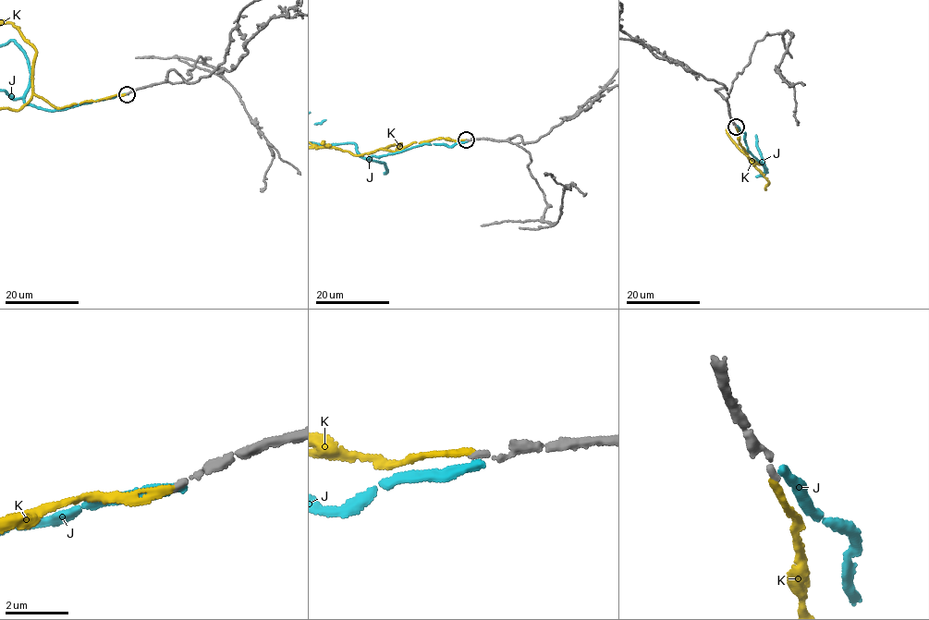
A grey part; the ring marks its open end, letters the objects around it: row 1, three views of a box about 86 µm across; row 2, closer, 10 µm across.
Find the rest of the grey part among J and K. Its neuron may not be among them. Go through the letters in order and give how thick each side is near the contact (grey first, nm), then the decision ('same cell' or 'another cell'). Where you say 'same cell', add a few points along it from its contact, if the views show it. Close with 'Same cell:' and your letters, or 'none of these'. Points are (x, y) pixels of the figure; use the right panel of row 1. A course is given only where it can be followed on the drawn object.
J: 200/300 nm | another cell
K: 200/220 nm | same cell
Same cell: K

